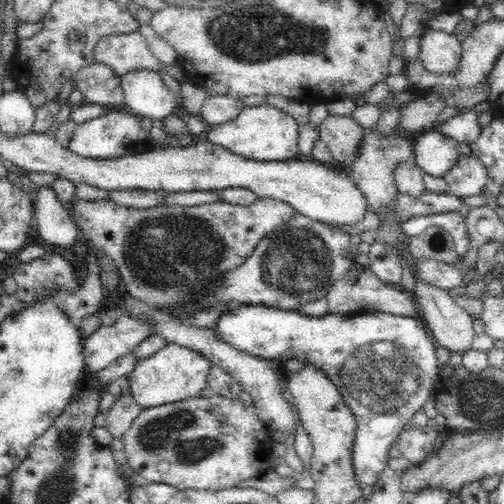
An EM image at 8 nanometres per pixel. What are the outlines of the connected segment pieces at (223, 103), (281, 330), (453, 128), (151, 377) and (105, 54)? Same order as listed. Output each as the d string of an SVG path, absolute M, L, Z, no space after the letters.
M208 95L199 116L208 126L225 124L228 120L238 116L244 107L241 99L228 95Z
M249 304L249 305L236 305L230 310L221 314L216 324L215 332L221 340L226 343L230 343L240 352L246 352L252 356L258 356L265 360L281 365L285 360L298 359L304 362L304 364L312 364L317 368L320 368L337 387L339 394L342 396L344 403L351 409L352 415L357 422L357 429L355 432L355 439L352 451L352 463L354 464L354 475L356 475L356 483L361 488L363 498L370 503L369 499L372 498L374 493L378 493L381 488L376 487L376 482L379 480L380 474L387 468L389 461L388 451L395 445L396 440L400 436L400 432L404 430L404 426L412 419L412 416L419 411L422 411L423 406L428 402L430 396L434 395L435 382L440 376L438 360L435 356L435 344L433 338L430 336L428 330L424 330L422 322L418 322L416 317L411 316L396 316L385 312L374 311L373 313L362 313L356 315L339 315L334 313L328 313L324 316L310 316L302 314L300 311L287 311L286 309L279 309L274 307L267 307L264 305Z
M464 109L456 116L451 117L442 124L436 123L434 130L449 136L458 142L473 143L484 130L478 123L478 113L474 109Z
M166 343L166 347L158 350L153 356L138 361L132 373L127 376L131 396L144 410L198 397L201 391L207 388L211 366L210 360L202 354L179 344Z
M139 31L102 37L93 53L94 62L108 65L118 76L138 69L166 70L166 65L154 57Z

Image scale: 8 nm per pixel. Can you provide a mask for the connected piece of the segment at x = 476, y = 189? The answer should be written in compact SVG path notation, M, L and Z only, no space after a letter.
M473 154L460 156L443 177L448 183L449 193L457 197L483 194L489 179L486 168Z

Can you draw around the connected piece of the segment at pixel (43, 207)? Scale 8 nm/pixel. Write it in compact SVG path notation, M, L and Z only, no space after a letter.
M50 186L37 188L33 214L38 223L40 243L48 248L70 248L81 237L79 228L70 217L68 206L58 200Z

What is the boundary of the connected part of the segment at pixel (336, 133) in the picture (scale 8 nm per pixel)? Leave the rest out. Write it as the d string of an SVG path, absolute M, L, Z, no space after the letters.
M331 115L318 125L319 136L326 143L332 158L347 166L357 154L366 130L350 115Z

